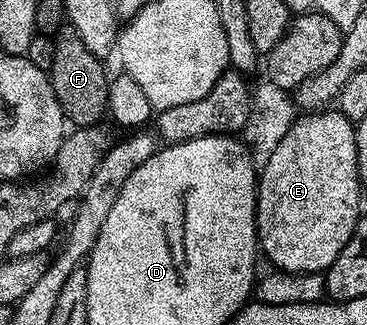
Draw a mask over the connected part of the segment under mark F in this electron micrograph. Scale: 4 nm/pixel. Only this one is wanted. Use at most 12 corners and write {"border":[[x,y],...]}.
{"border":[[78,32],[54,38],[54,96],[73,127],[108,108],[105,63]]}

